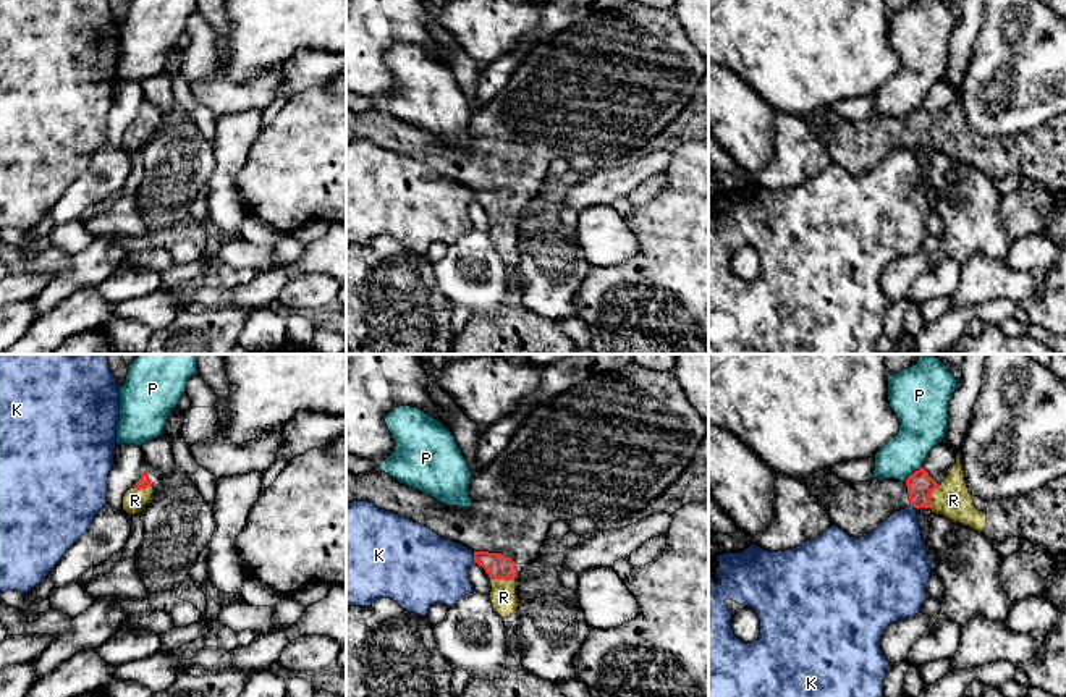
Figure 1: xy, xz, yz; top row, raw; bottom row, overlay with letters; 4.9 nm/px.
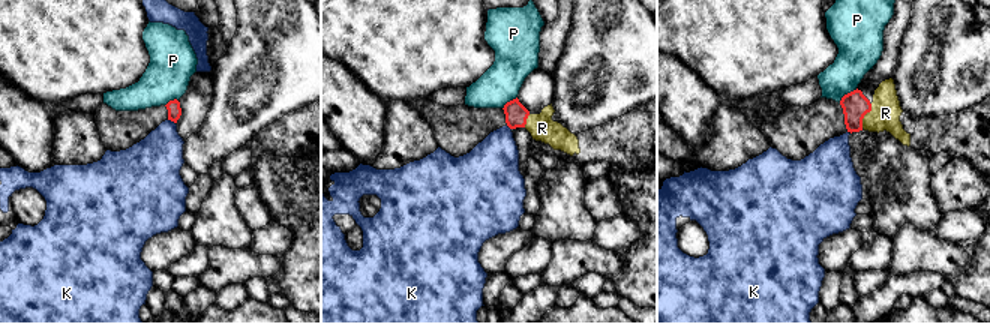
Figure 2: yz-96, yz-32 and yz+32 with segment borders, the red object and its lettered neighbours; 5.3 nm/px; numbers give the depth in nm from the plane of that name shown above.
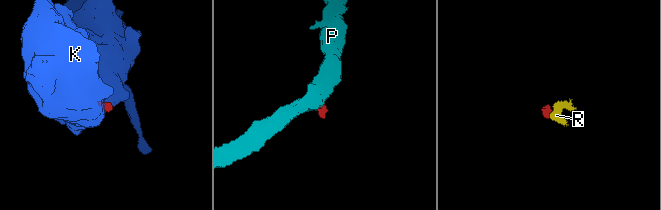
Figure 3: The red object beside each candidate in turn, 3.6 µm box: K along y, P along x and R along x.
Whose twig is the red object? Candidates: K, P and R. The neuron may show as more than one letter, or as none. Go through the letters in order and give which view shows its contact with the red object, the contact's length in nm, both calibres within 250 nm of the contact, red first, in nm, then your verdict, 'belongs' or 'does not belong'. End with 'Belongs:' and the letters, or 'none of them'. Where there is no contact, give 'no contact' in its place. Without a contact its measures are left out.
K: contact in xz; length 60 nm; calibres 130 and 340 nm; does not belong
P: contact in yz; length 120 nm; calibres 130 and 220 nm; does not belong
R: contact in xz; length 130 nm; calibres 130 and 130 nm; belongs
Belongs: R

